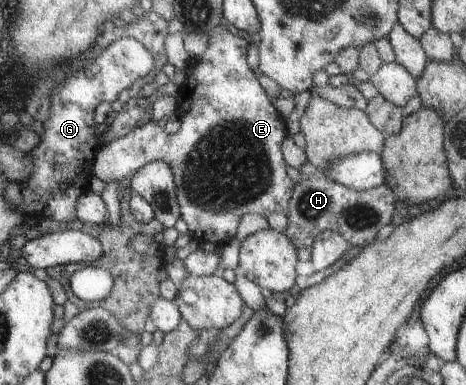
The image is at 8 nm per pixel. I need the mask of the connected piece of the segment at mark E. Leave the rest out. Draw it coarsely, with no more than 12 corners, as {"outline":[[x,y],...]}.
{"outline":[[217,25],[175,99],[96,152],[119,182],[170,165],[181,217],[223,247],[284,214],[285,118]]}

